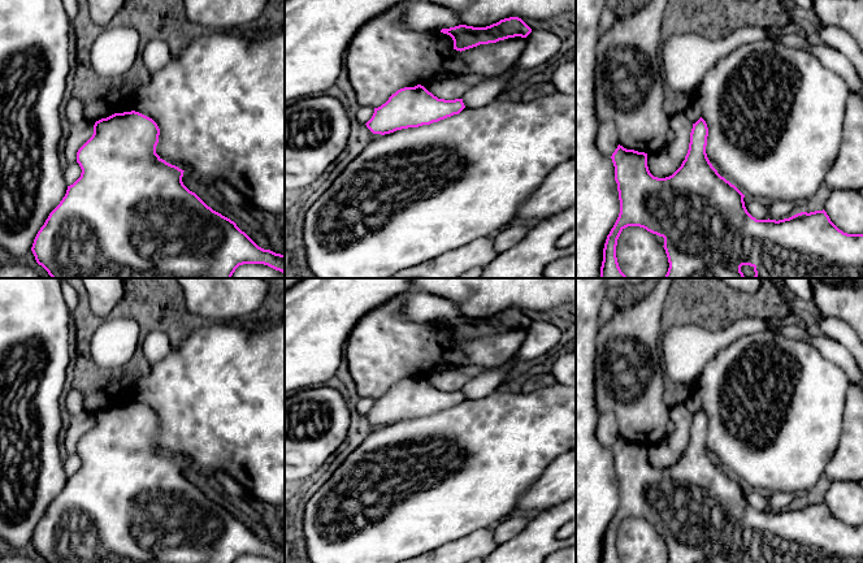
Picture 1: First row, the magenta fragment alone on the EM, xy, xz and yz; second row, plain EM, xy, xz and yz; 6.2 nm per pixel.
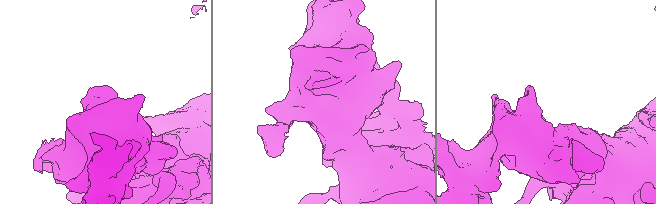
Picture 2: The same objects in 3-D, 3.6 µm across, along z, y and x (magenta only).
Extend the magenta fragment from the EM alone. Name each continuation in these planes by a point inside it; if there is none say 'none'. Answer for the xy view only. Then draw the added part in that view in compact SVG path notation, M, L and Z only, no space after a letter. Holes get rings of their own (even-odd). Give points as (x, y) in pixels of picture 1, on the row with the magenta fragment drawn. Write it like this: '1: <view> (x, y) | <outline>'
none

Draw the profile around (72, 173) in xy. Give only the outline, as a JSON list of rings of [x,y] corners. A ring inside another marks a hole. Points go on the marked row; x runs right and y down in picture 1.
[[[77,161],[68,164],[66,169],[62,170],[62,176],[66,186],[73,185],[81,177],[81,173],[82,173],[82,169]]]

